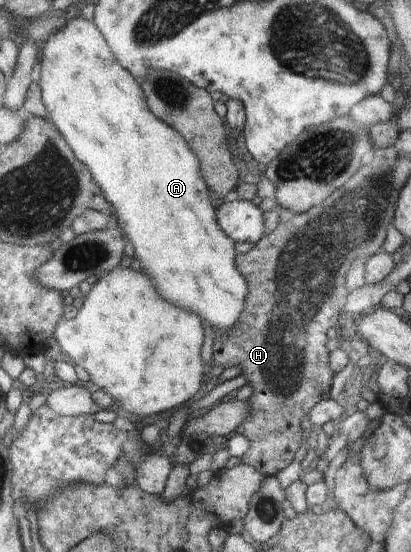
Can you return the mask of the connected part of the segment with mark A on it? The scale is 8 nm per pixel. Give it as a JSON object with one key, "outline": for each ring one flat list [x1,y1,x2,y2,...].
{"outline":[[81,16,69,20,62,28,58,28,43,45,42,57,39,61,41,73,38,84,44,106,46,107,47,118,61,132,64,140,66,140,77,159,90,170,90,174,92,174,95,183,102,190,104,198,112,204,114,218,116,218,118,226,124,230,124,236,132,242,132,246,136,250,136,256,142,262,142,270,154,280,154,286,158,288,158,294,164,300,170,300,174,306,178,306,178,308,182,308,186,312,194,312,202,322,214,326,219,335,222,331,232,330,234,324,240,318,242,310,244,310,244,302,248,294,248,284,246,284,246,280,240,274,240,270,238,270,236,264,237,254,236,250,234,250,234,240,230,236,226,236,226,233,222,232,222,228,216,222,216,209,212,208,209,186,202,178,198,158,194,156,194,152,190,150,182,135,174,130,174,127,167,125,162,119,158,120,158,117,154,116,148,110,146,98,144,98,144,92,140,88,140,83,134,78,133,74,126,72,126,68,122,68,122,64,114,56,114,52,110,50,108,42,106,42,106,39,102,36,102,33,98,30,93,20,88,20]]}

